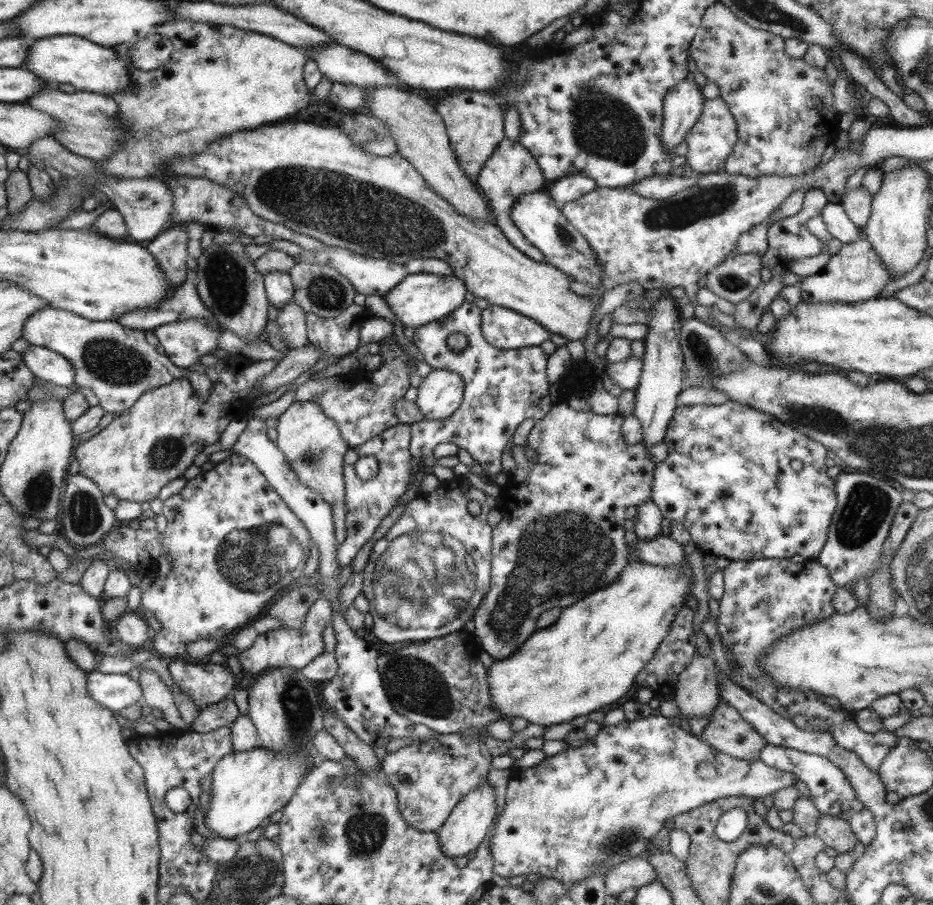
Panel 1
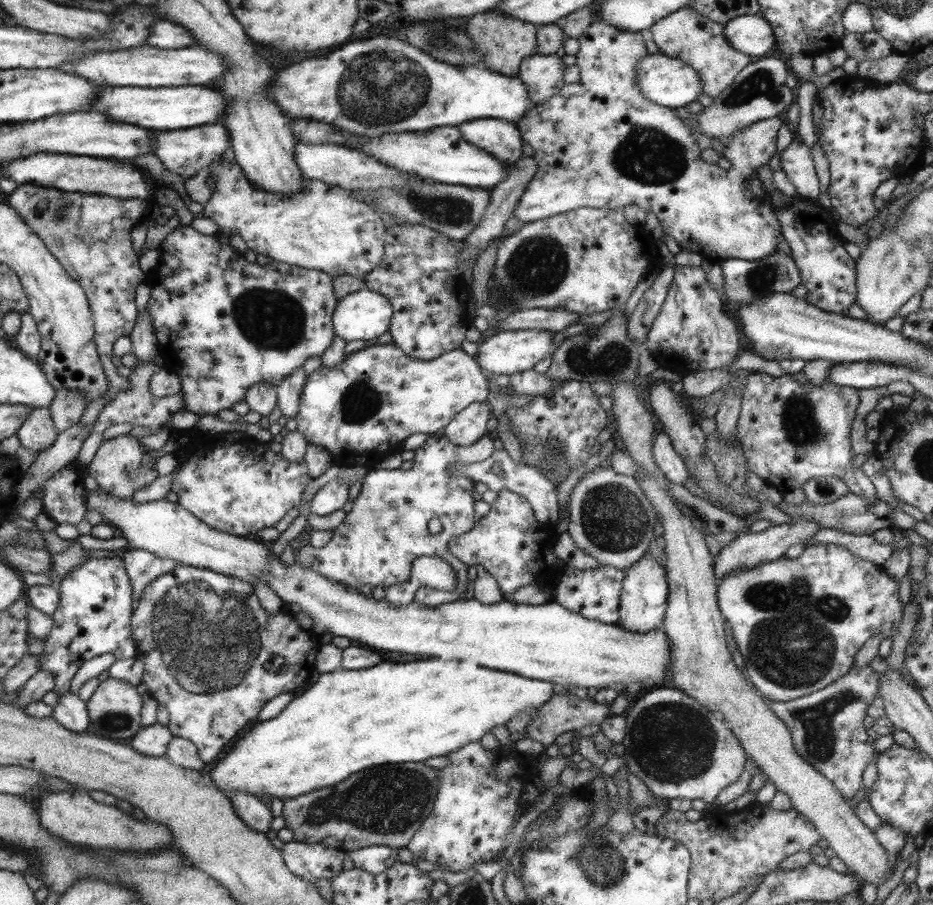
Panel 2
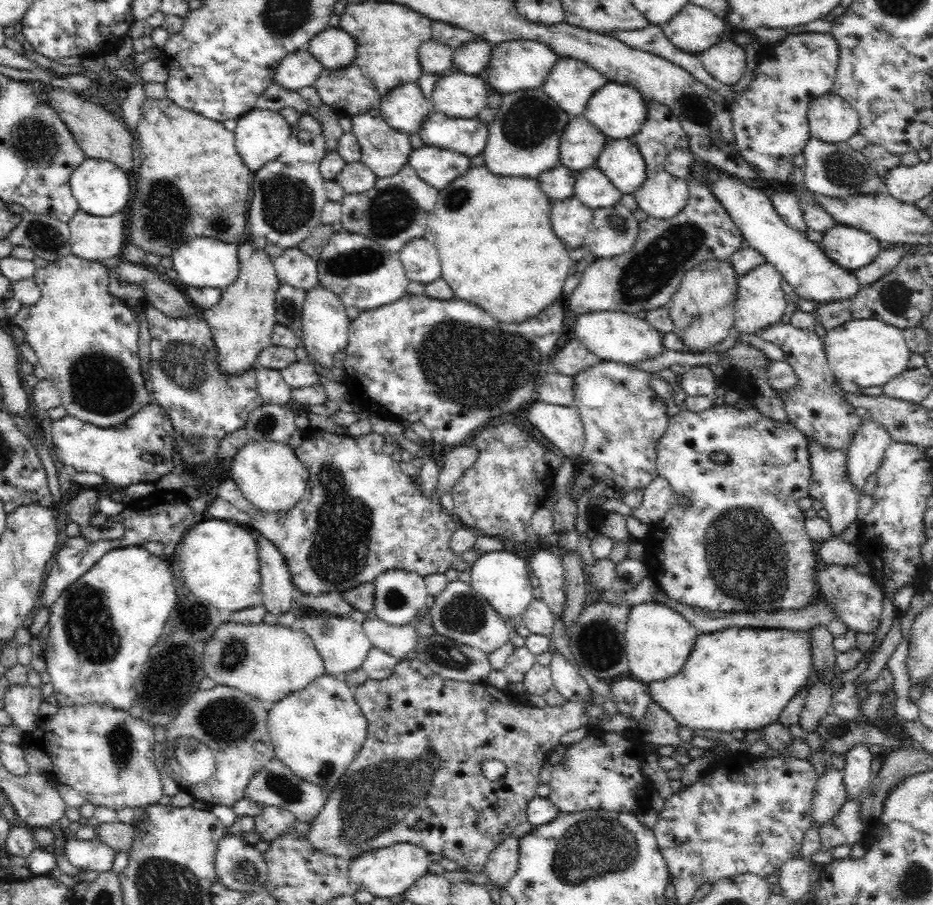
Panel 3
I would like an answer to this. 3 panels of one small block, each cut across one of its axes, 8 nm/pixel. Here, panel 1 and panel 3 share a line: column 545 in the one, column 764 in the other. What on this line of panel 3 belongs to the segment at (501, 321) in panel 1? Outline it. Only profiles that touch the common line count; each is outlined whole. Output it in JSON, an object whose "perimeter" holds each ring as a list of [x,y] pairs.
{"perimeter":[[[786,322],[786,324],[774,324],[766,330],[760,330],[758,336],[782,348],[784,360],[790,364],[790,368],[798,378],[792,388],[782,392],[778,390],[778,400],[782,402],[782,408],[792,428],[798,430],[808,444],[816,444],[822,450],[840,450],[840,454],[844,454],[844,450],[848,452],[852,442],[856,440],[856,434],[864,428],[866,422],[856,412],[858,408],[854,408],[854,404],[846,398],[848,392],[844,392],[836,376],[832,374],[828,356],[824,350],[826,346],[816,336],[816,332],[798,330]]]}

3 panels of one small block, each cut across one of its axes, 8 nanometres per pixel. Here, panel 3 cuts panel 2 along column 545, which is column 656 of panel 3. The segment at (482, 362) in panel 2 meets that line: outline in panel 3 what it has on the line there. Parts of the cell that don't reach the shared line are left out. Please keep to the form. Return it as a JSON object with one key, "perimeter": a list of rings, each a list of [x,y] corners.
{"perimeter":[[[584,312],[576,318],[574,332],[584,348],[594,352],[602,362],[622,362],[622,364],[636,364],[650,358],[656,358],[664,352],[662,336],[648,320],[640,320],[634,314],[618,314],[618,312]]]}

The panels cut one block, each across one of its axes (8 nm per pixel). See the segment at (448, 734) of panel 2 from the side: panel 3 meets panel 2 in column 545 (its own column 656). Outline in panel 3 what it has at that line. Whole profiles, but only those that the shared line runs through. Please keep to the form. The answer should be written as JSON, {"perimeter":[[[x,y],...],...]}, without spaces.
{"perimeter":[[[738,628],[698,636],[682,672],[666,682],[646,684],[652,700],[682,726],[706,730],[756,732],[780,722],[780,714],[802,686],[812,684],[812,634],[786,628]]]}

